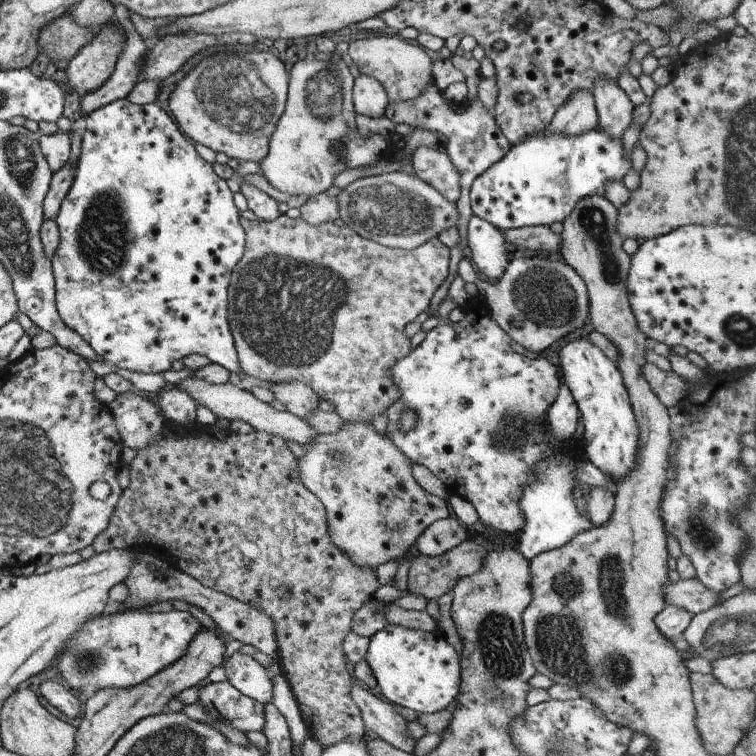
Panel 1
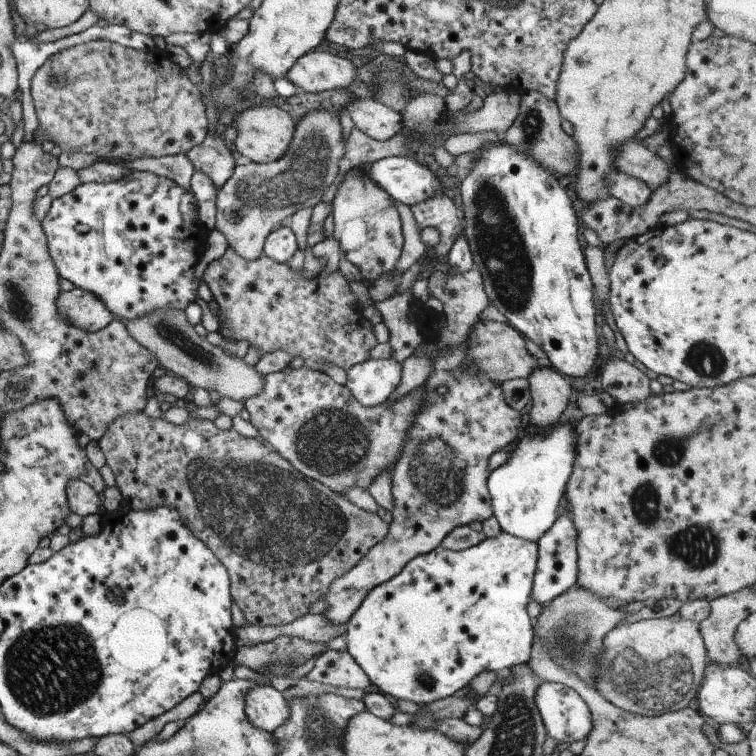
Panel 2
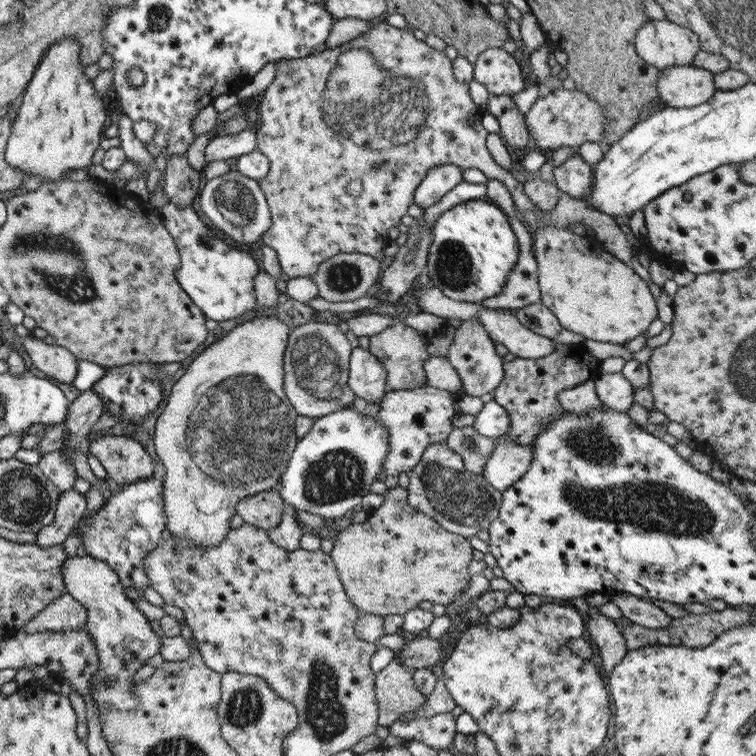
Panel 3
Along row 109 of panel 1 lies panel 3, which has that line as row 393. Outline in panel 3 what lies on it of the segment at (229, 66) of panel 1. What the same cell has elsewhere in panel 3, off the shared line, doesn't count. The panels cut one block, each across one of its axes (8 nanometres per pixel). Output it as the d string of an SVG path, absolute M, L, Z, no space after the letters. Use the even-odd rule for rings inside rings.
M261 316L249 319L241 325L227 332L221 340L214 342L199 353L189 364L188 368L180 376L180 378L171 386L165 408L161 410L161 414L157 416L155 429L153 430L153 446L159 460L165 467L163 474L163 512L165 512L165 530L169 530L173 534L172 538L183 538L188 541L189 545L198 547L199 549L207 549L220 544L229 532L229 521L236 514L235 506L243 498L249 498L251 495L263 492L279 482L282 472L288 465L289 457L296 443L294 434L294 420L296 413L286 400L285 393L282 389L283 380L283 363L282 358L288 342L289 328L275 316Z

